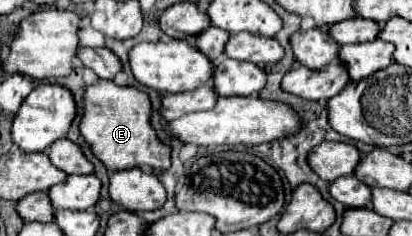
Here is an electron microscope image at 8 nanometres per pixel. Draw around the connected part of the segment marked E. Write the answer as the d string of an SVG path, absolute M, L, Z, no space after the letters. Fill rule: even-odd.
M96 81L94 85L84 87L84 107L78 129L108 171L170 167L170 147L158 141L156 131L150 125L150 109L148 95L136 87L118 87L112 81Z

